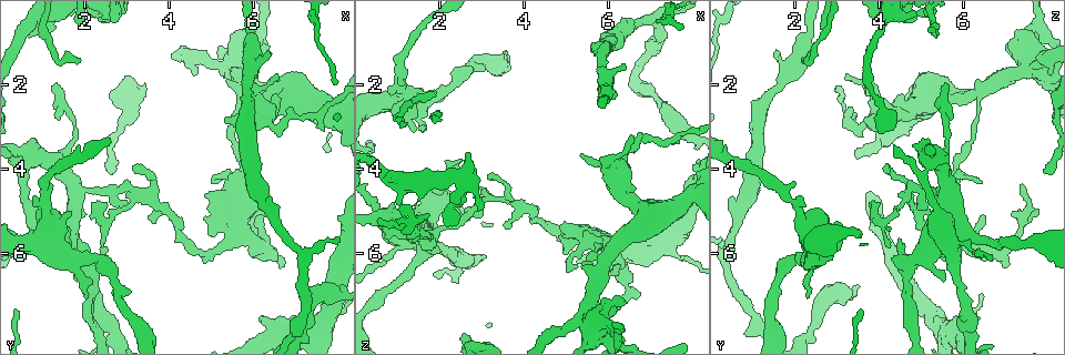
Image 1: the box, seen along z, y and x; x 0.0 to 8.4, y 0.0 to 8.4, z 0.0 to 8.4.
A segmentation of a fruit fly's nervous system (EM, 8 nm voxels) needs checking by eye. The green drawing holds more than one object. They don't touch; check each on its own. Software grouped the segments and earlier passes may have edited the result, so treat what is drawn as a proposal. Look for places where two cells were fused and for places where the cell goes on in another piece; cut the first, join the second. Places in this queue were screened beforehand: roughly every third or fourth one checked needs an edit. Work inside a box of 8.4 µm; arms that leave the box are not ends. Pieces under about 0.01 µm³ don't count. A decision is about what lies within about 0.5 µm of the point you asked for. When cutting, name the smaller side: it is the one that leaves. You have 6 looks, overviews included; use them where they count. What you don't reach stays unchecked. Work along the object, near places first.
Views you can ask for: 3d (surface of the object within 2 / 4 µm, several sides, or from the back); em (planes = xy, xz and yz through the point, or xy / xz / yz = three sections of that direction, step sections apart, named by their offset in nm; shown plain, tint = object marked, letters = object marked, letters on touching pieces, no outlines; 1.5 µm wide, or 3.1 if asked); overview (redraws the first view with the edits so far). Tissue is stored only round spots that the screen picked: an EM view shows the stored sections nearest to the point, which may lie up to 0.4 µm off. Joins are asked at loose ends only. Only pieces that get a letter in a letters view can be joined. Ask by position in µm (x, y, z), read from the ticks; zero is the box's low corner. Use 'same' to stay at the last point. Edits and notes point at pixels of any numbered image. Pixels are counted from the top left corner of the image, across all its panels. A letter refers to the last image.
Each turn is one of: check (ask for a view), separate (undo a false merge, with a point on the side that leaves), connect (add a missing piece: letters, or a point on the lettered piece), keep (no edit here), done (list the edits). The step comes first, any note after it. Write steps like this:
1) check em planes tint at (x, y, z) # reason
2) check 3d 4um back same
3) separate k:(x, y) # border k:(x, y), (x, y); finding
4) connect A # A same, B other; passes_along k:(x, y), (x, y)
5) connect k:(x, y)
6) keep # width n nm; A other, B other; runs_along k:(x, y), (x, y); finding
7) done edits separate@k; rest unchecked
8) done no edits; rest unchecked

check em planes letters at (3.20, 4.55, 4.70) # a fork

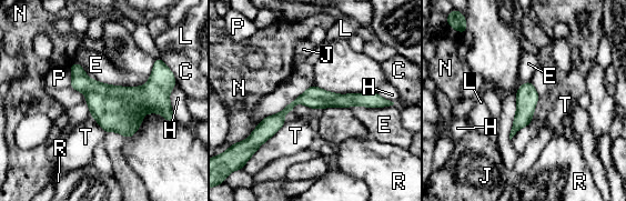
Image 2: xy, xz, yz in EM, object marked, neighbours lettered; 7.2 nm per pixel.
keep # width 150 nm; C other, E other, H other, J other, L other, N other, P other, R other, T other; border 2:(76, 60), (105, 83), (150, 78); all the same cell

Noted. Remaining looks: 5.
check 3d 2um at (1.00, 4.85, 2.55) # thick end

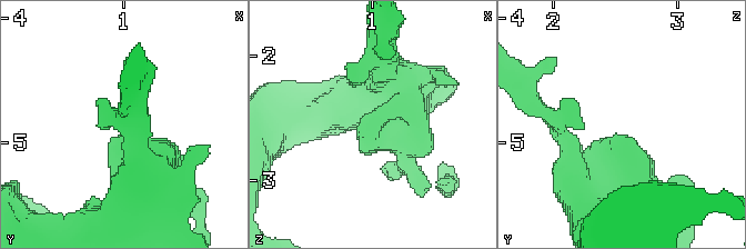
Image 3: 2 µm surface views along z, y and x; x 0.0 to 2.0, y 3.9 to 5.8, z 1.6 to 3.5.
check em planes letters at (1.04, 4.92, 2.56) # need the tissue

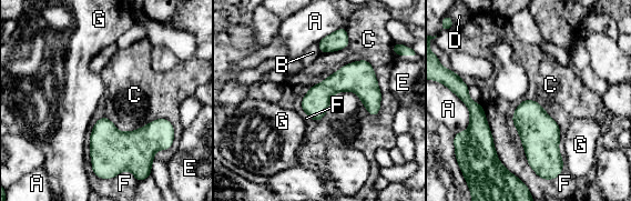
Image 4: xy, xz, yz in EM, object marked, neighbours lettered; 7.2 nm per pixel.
keep # longest_contact C 460 nm; A other, B other, C other, D other, E other, F other, G other; border 4:(325, 78), (366, 60), (378, 113); no lettered piece goes on from it

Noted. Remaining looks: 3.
check em xz step 4 tint at (6.00, 0.80, 2.40) # thick turns thin

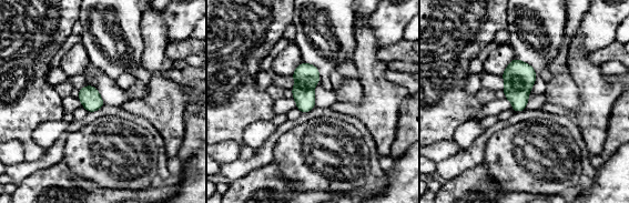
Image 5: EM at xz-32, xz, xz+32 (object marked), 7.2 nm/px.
check em planes letters same # another direction

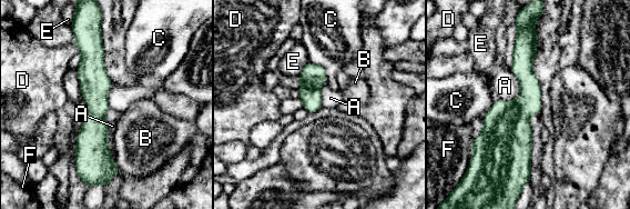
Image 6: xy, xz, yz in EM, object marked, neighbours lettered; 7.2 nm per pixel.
keep # A other, B other, C other, D other, E other, F other; border 6:(509, 69), (519, 95), (496, 101); all the same cell

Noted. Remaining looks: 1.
done no edits; rest unchecked

